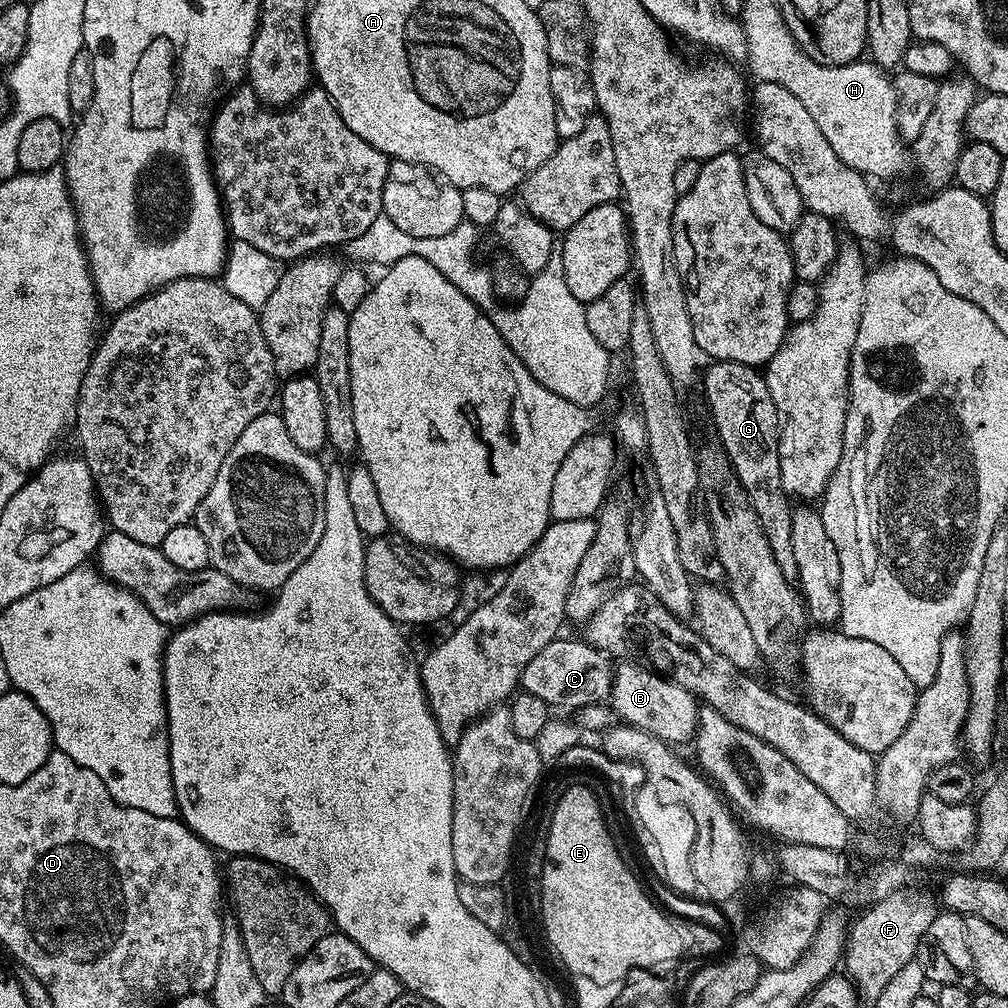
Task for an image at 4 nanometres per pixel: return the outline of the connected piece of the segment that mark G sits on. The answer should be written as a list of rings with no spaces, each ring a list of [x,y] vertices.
[[[729,360],[709,363],[702,372],[702,389],[720,435],[720,444],[728,455],[730,465],[740,485],[750,498],[750,506],[770,542],[774,562],[792,578],[796,576],[794,551],[791,546],[791,520],[793,505],[782,486],[782,466],[780,465],[780,415],[770,398],[768,384],[763,375],[753,365],[739,364]]]

